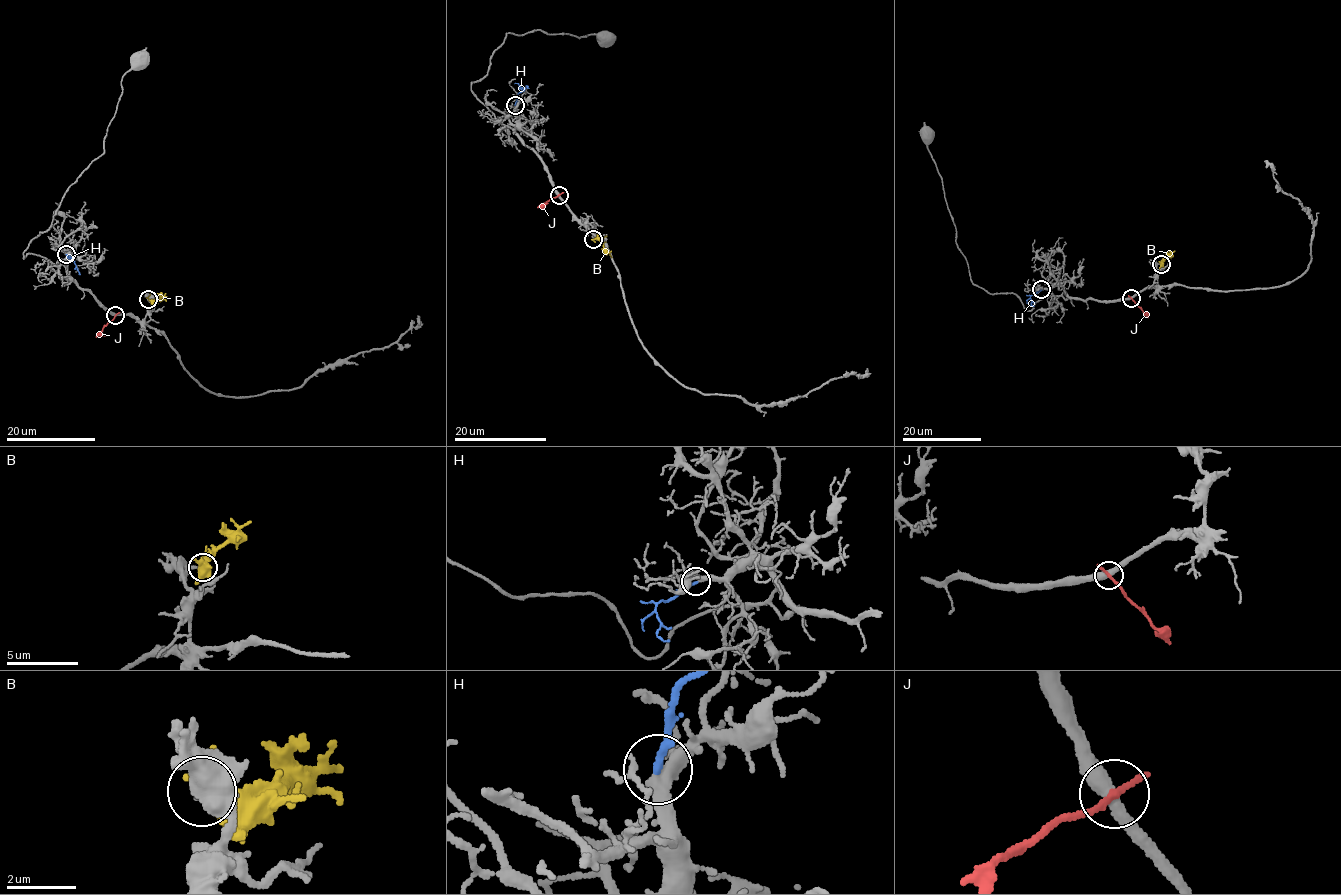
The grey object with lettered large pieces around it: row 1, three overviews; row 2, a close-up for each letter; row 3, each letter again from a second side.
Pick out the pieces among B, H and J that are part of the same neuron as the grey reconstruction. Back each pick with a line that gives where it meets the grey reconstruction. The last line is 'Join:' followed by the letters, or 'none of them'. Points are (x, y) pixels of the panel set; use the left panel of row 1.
H: (66, 254)
Join: H

